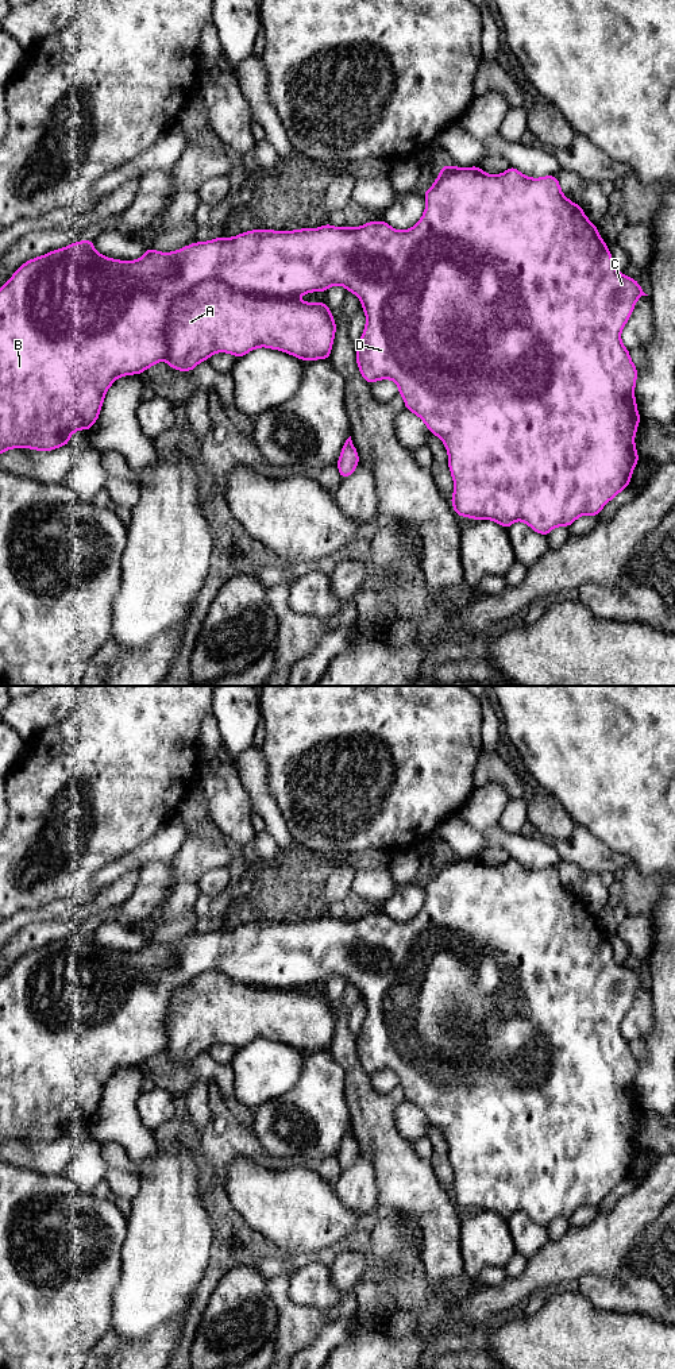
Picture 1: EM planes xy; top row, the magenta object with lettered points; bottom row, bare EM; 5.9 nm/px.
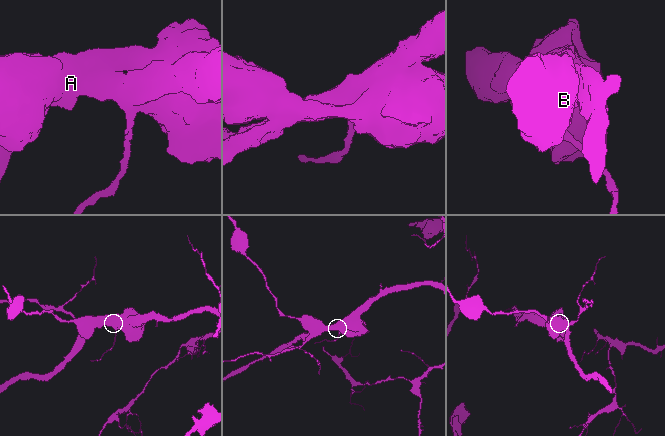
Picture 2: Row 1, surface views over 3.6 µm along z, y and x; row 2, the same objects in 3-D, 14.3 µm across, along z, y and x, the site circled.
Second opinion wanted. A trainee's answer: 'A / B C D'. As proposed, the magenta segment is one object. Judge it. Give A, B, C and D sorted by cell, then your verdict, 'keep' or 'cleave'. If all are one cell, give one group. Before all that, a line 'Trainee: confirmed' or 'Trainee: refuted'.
Trainee: confirmed
A / B C D | cleave

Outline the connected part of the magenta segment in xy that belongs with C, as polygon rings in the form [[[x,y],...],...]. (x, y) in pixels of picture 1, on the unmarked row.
[[[446,856],[441,859],[435,875],[424,883],[425,888],[425,902],[420,913],[406,921],[398,922],[390,918],[383,911],[369,913],[356,919],[338,919],[329,914],[319,919],[301,919],[296,922],[273,922],[273,921],[254,921],[247,922],[234,929],[216,929],[209,933],[196,933],[193,936],[185,937],[178,942],[159,944],[153,940],[146,941],[144,946],[136,952],[119,952],[107,949],[94,941],[92,930],[76,933],[63,940],[50,942],[42,948],[34,949],[23,955],[8,973],[0,979],[0,1145],[11,1139],[32,1139],[36,1142],[53,1142],[54,1139],[69,1137],[69,1129],[78,1121],[89,1122],[90,1118],[97,1112],[101,1096],[109,1077],[123,1067],[138,1065],[140,1067],[146,1060],[154,1057],[155,1054],[165,1052],[167,1045],[166,1033],[166,1017],[171,1007],[171,1000],[176,996],[178,988],[186,987],[196,977],[207,972],[221,972],[230,979],[238,983],[247,983],[251,986],[267,987],[267,988],[281,988],[292,990],[296,987],[306,986],[310,983],[325,983],[333,976],[342,976],[358,987],[362,994],[362,999],[366,1004],[366,1018],[363,1021],[360,1033],[356,1037],[356,1054],[362,1068],[373,1076],[379,1071],[393,1071],[401,1088],[405,1092],[405,1099],[412,1104],[417,1106],[428,1118],[432,1126],[436,1126],[444,1134],[448,1144],[448,1158],[455,1176],[454,1185],[451,1188],[452,1199],[458,1207],[475,1210],[475,1211],[493,1211],[501,1215],[504,1219],[509,1219],[514,1212],[520,1211],[529,1216],[535,1223],[547,1227],[555,1218],[570,1218],[578,1208],[585,1206],[598,1207],[602,1199],[613,1191],[620,1183],[629,1177],[632,1164],[636,1154],[639,1153],[639,1146],[634,1137],[634,1126],[639,1118],[640,1106],[637,1103],[636,1090],[634,1090],[634,1076],[637,1071],[637,1058],[632,1054],[629,1041],[626,1041],[621,1033],[621,1022],[629,1009],[632,1007],[636,992],[641,987],[648,987],[643,983],[639,973],[633,969],[626,968],[624,964],[618,964],[614,960],[613,949],[609,938],[605,936],[599,928],[598,919],[586,909],[580,896],[570,892],[560,880],[556,867],[545,867],[541,869],[531,869],[520,864],[516,859],[510,857],[505,864],[491,867],[481,861],[479,857],[472,859],[456,859]]]

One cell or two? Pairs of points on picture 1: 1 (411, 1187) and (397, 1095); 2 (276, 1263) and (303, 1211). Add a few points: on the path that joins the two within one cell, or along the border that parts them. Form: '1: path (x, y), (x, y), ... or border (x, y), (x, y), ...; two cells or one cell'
1: path (386, 1169), (371, 1152), (373, 1119); one cell
2: border (280, 1252), (301, 1260); two cells

